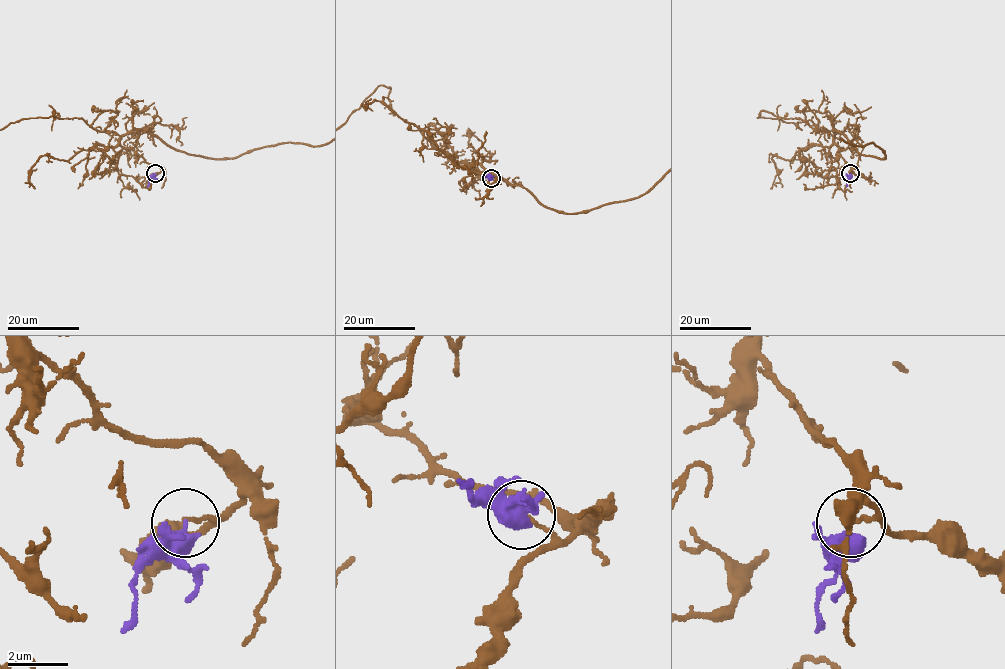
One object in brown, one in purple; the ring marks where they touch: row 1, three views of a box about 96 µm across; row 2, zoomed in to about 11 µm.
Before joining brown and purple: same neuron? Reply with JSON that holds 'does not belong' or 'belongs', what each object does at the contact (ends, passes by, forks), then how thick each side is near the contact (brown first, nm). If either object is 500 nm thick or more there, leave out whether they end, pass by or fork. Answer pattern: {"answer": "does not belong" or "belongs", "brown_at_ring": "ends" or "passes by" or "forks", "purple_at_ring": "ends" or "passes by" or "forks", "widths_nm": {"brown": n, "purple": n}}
{"answer": "does not belong", "widths_nm": {"brown": 120, "purple": 500}}

